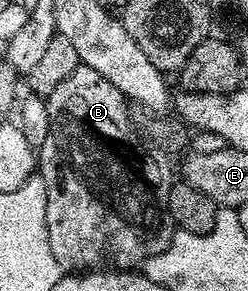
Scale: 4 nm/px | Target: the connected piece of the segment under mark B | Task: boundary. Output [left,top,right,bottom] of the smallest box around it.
[38,66,174,273]

